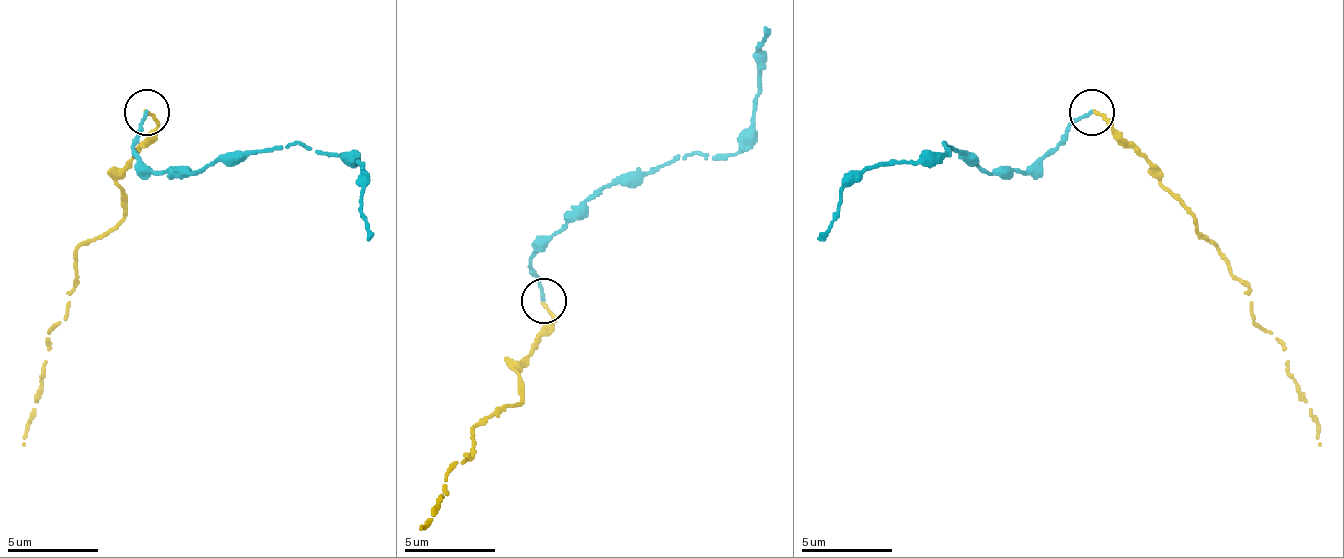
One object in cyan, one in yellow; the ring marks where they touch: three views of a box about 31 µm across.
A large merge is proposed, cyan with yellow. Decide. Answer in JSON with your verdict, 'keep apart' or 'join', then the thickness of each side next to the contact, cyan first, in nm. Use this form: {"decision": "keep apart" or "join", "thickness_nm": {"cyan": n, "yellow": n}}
{"decision": "keep apart", "thickness_nm": {"cyan": 200, "yellow": 220}}

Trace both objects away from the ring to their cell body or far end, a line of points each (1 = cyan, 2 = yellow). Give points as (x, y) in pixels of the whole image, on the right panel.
1: (1092, 111), (1051, 152), (1015, 170), (988, 170), (946, 143), (946, 152), (860, 170), (819, 239)
2: (1092, 111), (1111, 125), (1193, 216), (1243, 284), (1252, 321), (1284, 344), (1289, 376), (1311, 408), (1321, 444)

